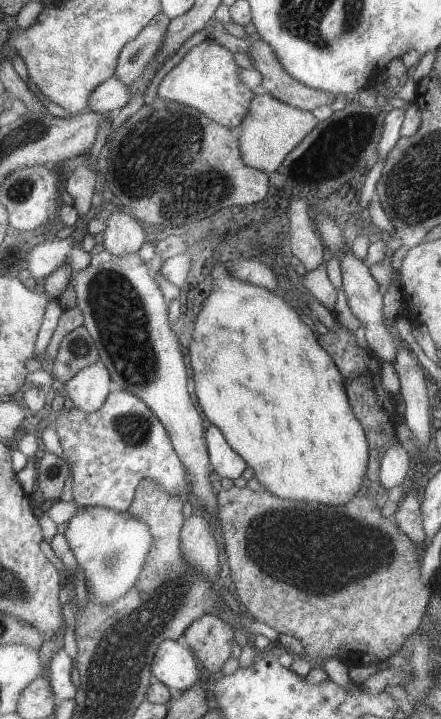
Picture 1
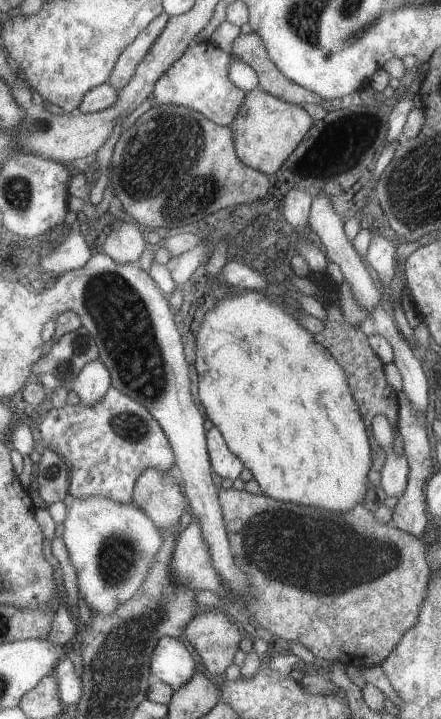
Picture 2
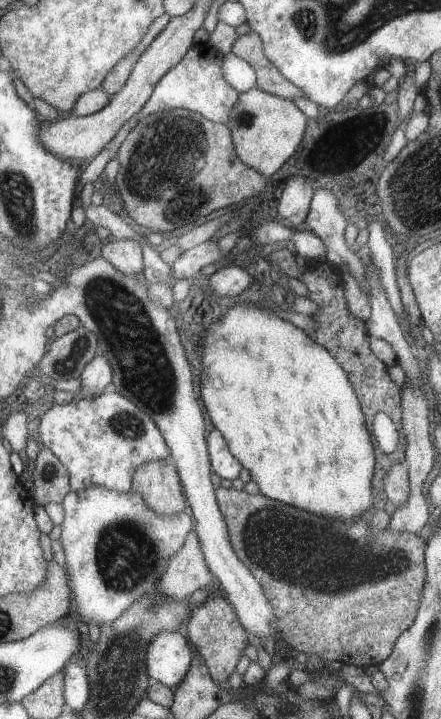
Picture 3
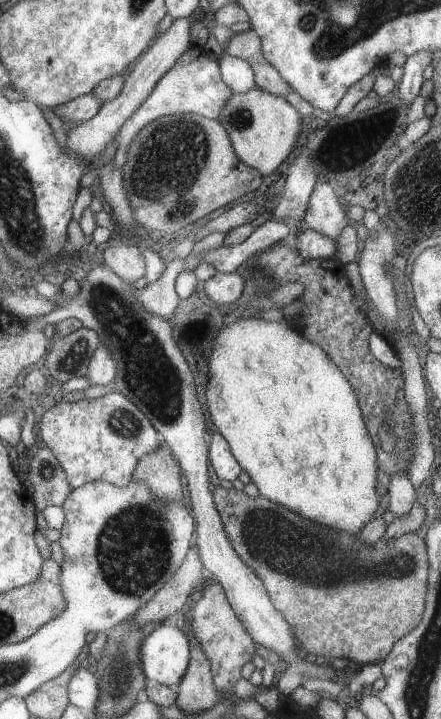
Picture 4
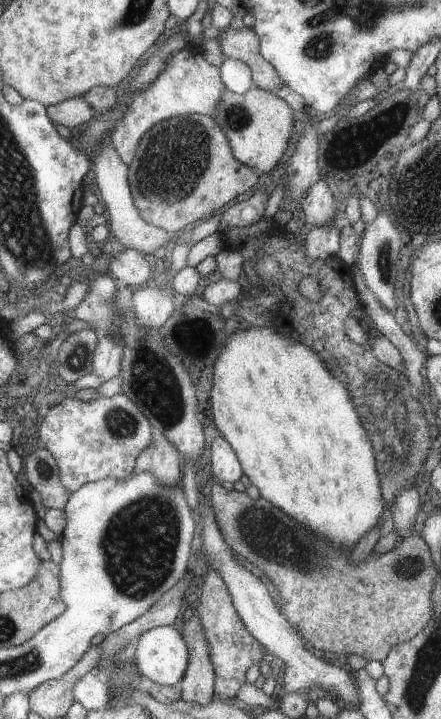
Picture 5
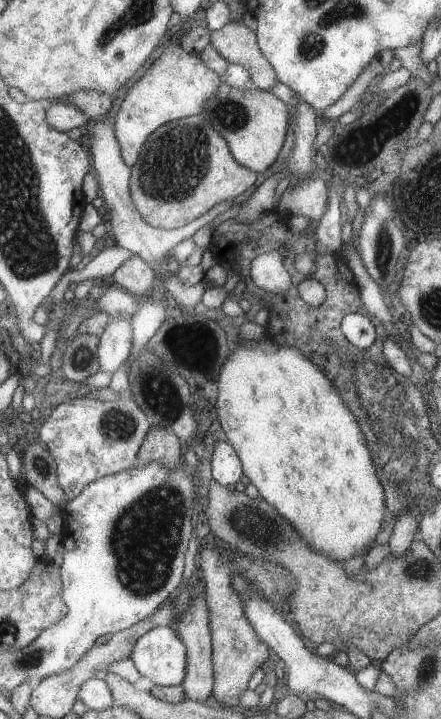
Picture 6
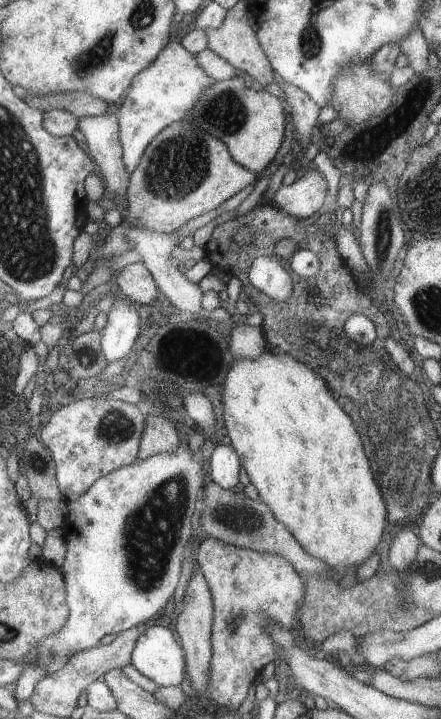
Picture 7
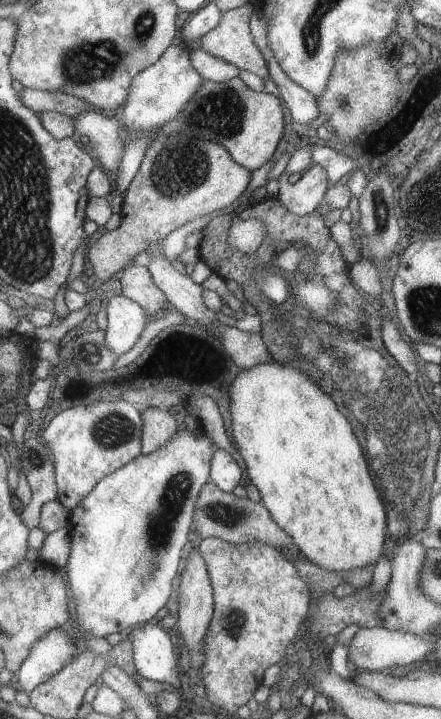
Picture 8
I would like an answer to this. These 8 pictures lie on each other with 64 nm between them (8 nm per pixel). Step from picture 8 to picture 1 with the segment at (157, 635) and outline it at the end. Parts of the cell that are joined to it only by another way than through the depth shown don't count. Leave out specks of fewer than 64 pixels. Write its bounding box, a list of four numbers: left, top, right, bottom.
[150,640,201,693]

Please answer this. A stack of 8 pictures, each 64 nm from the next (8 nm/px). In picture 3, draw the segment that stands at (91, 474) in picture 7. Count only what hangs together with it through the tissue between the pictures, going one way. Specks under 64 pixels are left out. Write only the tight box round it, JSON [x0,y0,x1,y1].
[37,389,170,494]

